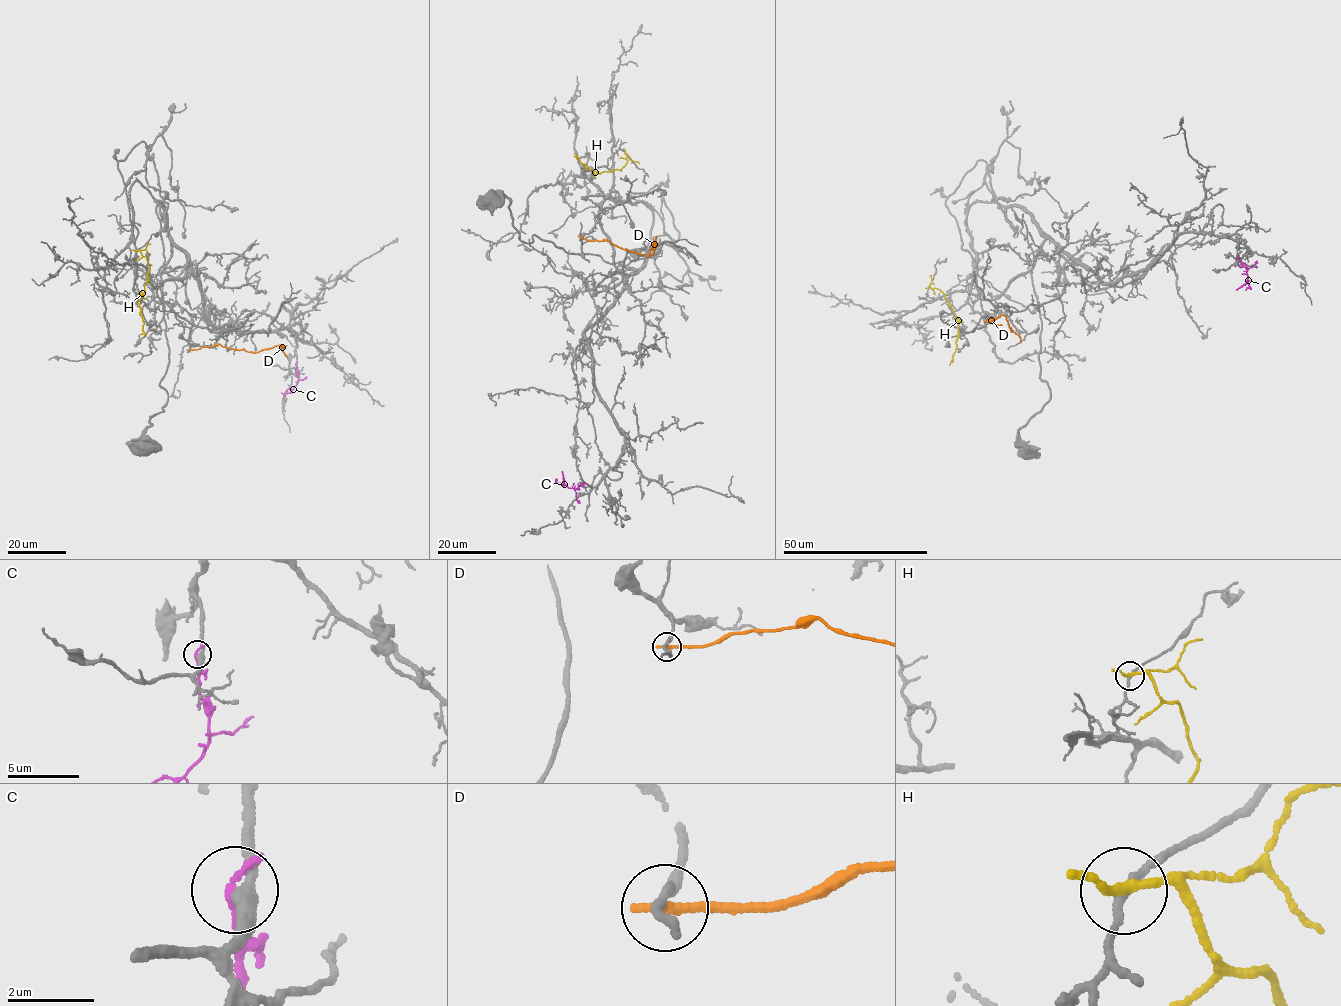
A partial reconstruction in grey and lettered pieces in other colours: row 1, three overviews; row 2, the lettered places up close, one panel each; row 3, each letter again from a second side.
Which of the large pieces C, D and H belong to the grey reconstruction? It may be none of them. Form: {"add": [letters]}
{"add": []}

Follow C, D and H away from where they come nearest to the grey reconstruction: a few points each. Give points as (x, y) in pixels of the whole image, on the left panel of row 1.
C: (296, 363), (298, 382), (284, 393), (285, 396)
D: (189, 349), (220, 344), (254, 352), (282, 345), (287, 357)
H: (136, 251), (146, 257), (150, 268), (144, 292), (140, 298), (143, 337)

